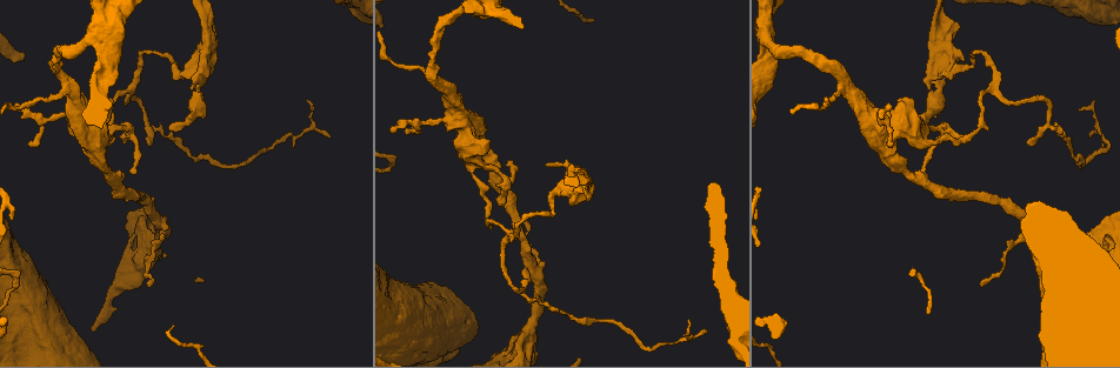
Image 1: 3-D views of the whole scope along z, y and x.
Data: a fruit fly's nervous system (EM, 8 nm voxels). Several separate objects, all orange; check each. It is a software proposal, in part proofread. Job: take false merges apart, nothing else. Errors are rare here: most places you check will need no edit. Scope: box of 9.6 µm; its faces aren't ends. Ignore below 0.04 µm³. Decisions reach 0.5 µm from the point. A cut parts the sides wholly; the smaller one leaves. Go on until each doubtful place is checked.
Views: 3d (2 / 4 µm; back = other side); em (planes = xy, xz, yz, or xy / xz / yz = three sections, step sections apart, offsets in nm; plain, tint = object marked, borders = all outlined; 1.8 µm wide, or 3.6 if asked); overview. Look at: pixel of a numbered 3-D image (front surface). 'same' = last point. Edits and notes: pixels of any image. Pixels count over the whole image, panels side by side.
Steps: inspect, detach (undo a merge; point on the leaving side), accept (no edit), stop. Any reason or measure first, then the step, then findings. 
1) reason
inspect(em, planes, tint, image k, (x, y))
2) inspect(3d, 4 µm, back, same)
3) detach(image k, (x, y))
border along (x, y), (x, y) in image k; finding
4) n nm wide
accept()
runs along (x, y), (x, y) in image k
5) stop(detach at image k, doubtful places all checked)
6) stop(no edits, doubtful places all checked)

sharp bend
inspect(em, planes, borders, image 1, (193, 68))

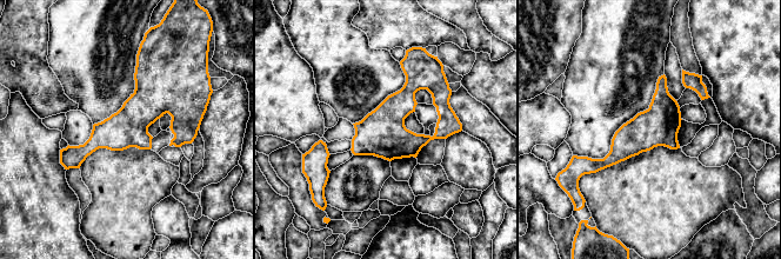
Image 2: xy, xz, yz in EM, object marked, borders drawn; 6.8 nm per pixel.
280 nm wide
accept()
all the same neuron

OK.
touches itself
inspect(em, 3.6 µm, xy, step 16, tint, image 1, (147, 248))

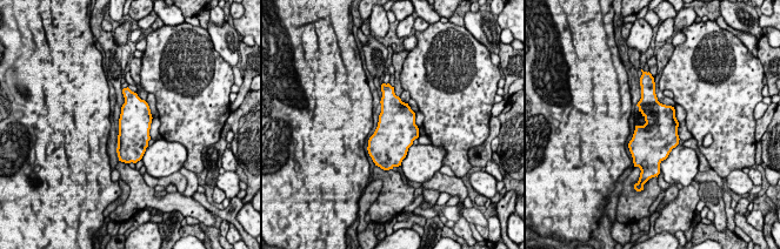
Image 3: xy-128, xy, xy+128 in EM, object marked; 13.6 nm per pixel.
cut it another way
inspect(em, 3.6 µm, planes, tint, same)

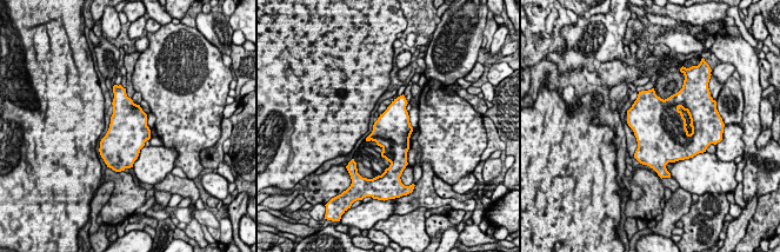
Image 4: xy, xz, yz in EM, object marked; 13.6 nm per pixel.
accept()
continuous, no second neuron

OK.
looks like a crossing
inspect(em, yz, step 4, tint, image 1, (895, 131))

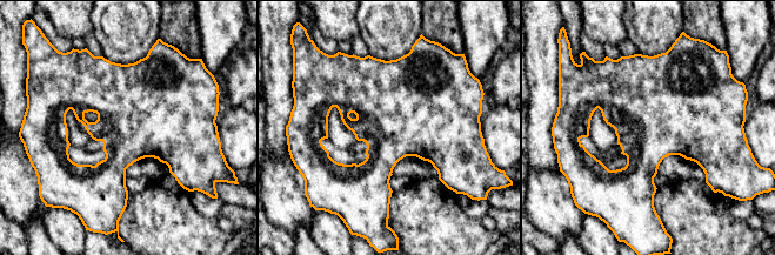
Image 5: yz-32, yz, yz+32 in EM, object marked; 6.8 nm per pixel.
inspect(em, planes, tint, same)

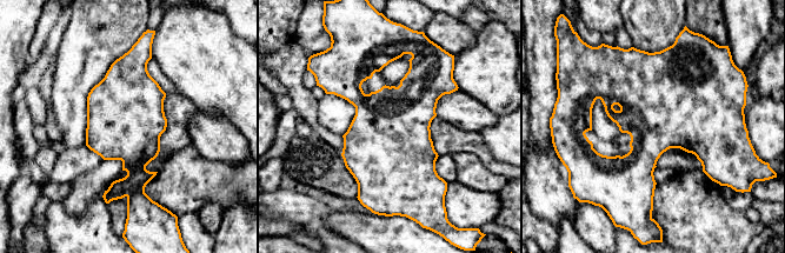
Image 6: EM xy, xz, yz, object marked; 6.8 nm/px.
550 nm wide
accept()
all the same neuron

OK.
stop(no edits, doubtful places all checked)

